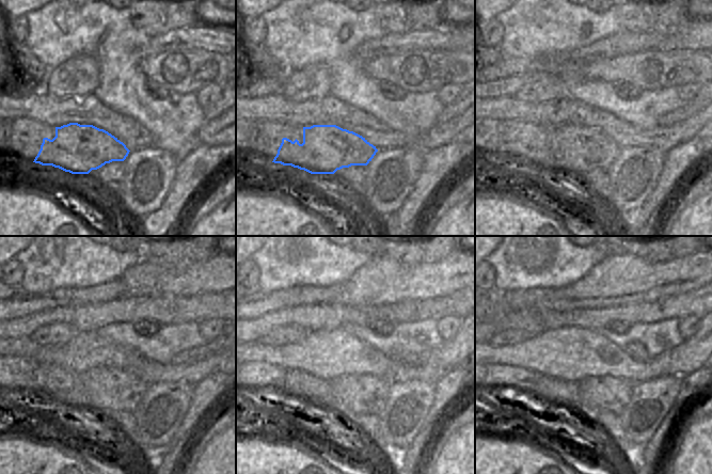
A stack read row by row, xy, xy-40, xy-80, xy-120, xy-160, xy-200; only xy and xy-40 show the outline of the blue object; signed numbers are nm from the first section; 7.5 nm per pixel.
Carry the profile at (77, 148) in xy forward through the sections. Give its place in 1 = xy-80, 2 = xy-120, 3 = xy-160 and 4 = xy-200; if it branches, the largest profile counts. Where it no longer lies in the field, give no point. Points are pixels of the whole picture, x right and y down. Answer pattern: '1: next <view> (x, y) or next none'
1: next xy-80 (572, 148)
2: next xy-120 (111, 389)
3: next xy-160 (353, 393)
4: next xy-200 (610, 393)

